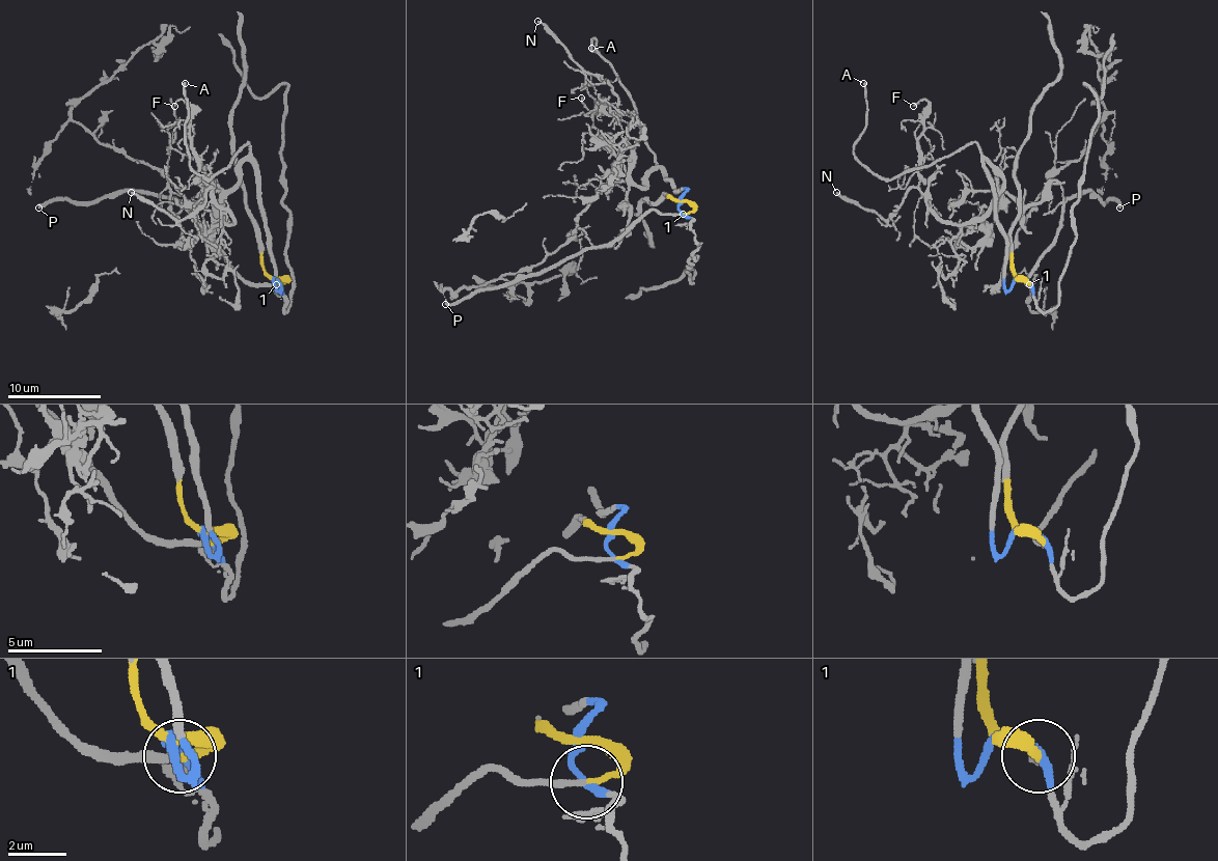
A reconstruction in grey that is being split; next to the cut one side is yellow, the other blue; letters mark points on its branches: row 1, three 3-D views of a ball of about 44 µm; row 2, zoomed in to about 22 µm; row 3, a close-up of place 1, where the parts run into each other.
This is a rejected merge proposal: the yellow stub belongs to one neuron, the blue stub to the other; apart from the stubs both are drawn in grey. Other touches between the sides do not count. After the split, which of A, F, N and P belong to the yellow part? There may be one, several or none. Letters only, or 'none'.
P

